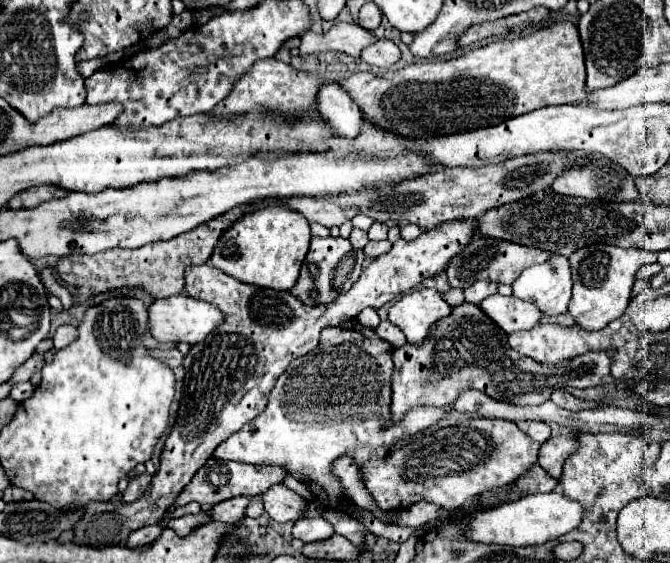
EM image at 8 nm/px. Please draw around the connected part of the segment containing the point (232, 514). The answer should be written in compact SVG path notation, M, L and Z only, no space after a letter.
M238 496L238 498L230 498L222 504L216 504L210 512L210 522L216 522L216 520L220 520L220 522L238 522L238 520L242 520L248 502L250 502L250 498Z

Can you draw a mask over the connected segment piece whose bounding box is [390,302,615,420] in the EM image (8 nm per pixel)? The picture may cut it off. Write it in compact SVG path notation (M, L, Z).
M468 302L436 322L430 332L430 338L426 338L422 346L406 344L392 354L394 374L390 420L402 420L402 416L416 406L446 408L454 404L466 388L480 390L500 402L542 404L558 388L571 386L585 389L615 381L610 374L612 358L606 352L587 352L570 360L569 366L554 368L520 356L510 348L506 332L500 330L478 306Z

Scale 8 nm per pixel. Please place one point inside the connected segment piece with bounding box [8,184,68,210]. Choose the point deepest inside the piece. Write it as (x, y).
(36, 195)

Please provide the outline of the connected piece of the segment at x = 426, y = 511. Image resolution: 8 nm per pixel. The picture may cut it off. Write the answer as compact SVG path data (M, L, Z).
M418 502L414 506L410 506L408 510L400 512L398 526L424 526L428 522L432 522L438 516L440 508L428 502Z

